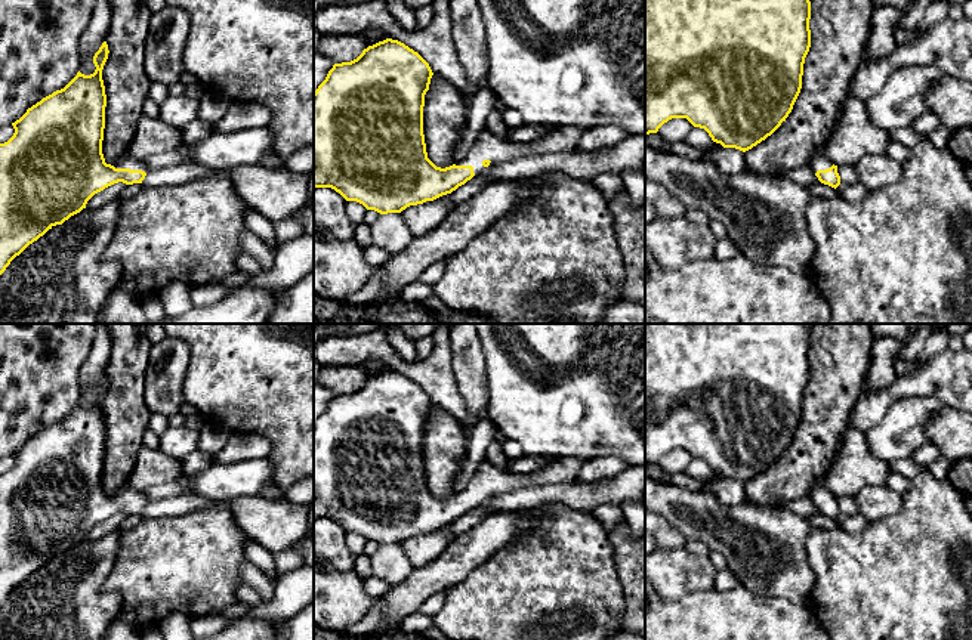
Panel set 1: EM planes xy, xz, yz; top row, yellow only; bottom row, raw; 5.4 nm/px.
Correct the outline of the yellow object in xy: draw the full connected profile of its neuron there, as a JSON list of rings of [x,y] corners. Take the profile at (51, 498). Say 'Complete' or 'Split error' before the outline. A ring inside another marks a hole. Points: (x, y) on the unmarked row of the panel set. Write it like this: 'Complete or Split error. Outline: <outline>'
Split error. Outline: [[[104,372],[93,387],[93,405],[78,402],[64,420],[28,439],[12,454],[13,467],[0,474],[0,606],[30,575],[86,539],[95,525],[118,513],[142,514],[151,501],[144,491],[130,486],[114,497],[105,494],[102,472],[107,426],[102,401],[108,384]]]

